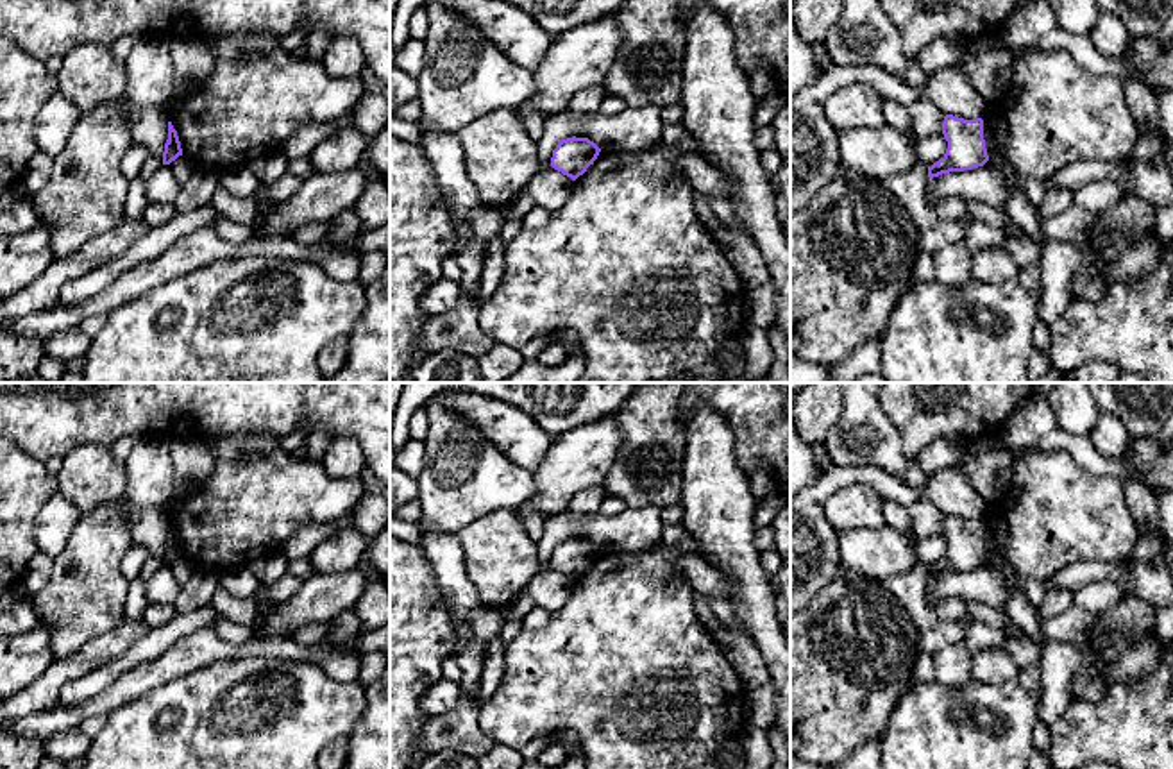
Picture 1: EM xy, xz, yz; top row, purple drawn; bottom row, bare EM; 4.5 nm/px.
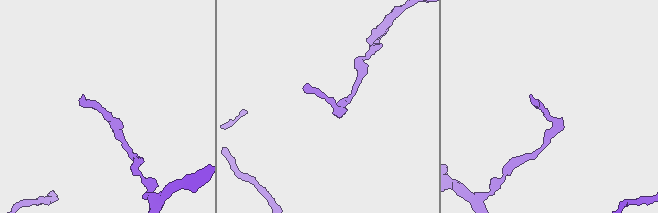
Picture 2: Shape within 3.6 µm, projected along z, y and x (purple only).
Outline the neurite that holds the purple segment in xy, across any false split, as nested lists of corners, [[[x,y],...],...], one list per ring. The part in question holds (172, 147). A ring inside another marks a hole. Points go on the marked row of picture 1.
[[[168,122],[168,139],[165,143],[163,165],[170,165],[179,156],[182,156],[181,141],[179,141],[177,131],[173,129],[172,122]]]

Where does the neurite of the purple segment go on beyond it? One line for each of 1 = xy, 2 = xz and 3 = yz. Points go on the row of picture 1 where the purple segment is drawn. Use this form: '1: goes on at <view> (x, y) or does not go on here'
1: does not go on here
2: does not go on here
3: does not go on here

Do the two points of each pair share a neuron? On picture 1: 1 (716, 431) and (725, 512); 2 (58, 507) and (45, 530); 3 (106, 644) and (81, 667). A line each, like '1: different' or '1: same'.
1: same
2: same
3: same

